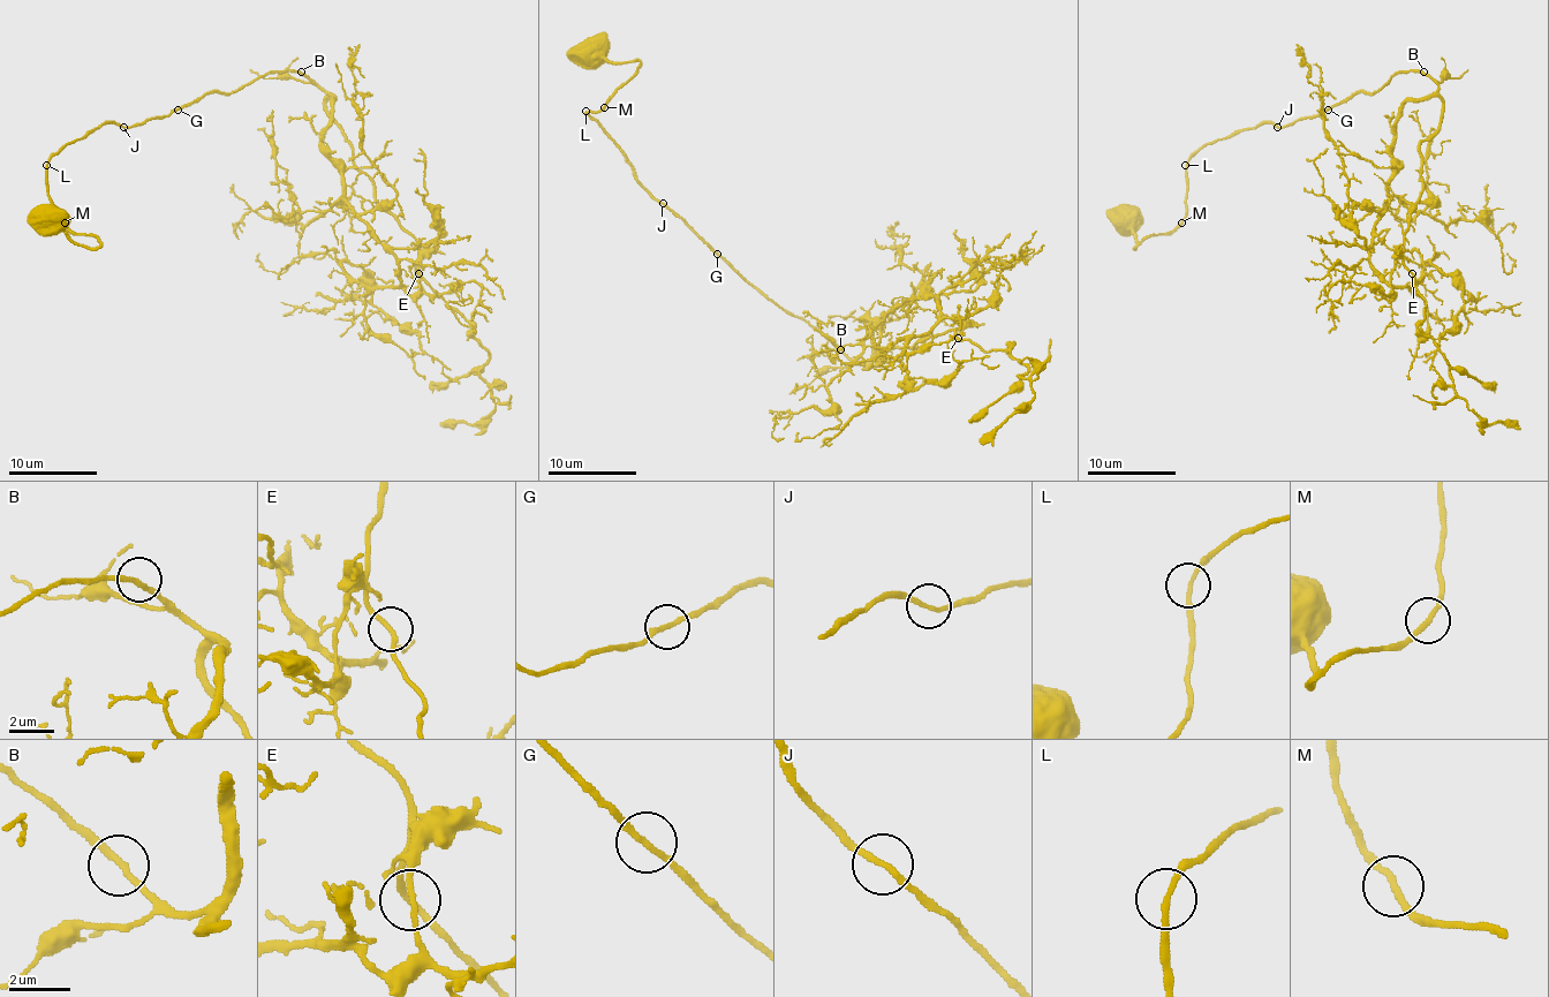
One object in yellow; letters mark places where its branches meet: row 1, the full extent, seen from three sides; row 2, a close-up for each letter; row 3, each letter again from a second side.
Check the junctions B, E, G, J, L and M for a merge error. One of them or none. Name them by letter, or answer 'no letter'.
no letter

